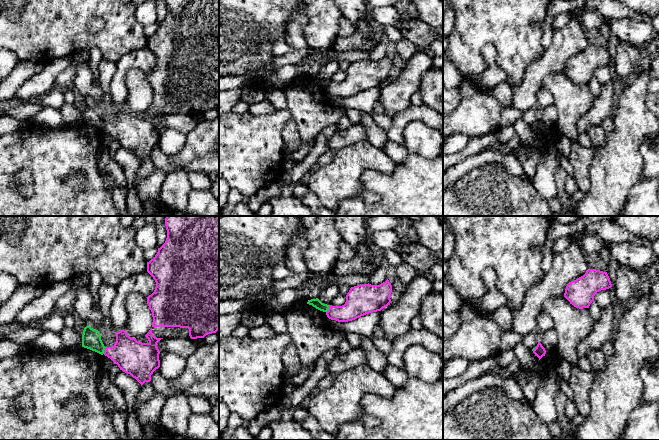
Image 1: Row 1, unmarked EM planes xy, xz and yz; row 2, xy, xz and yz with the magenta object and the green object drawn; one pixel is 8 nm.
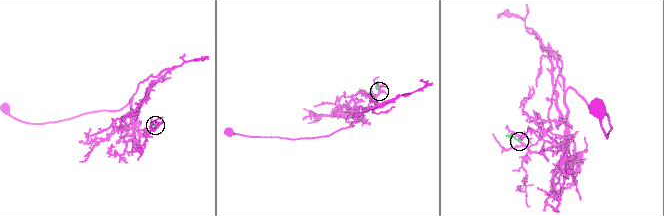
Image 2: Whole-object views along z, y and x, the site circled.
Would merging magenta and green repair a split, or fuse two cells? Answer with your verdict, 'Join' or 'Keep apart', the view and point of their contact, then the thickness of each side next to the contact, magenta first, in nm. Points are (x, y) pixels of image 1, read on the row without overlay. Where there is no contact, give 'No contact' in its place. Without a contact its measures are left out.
Keep apart. Touches magenta at xz (328, 85). Thickness 220 nm (magenta) against 70 nm

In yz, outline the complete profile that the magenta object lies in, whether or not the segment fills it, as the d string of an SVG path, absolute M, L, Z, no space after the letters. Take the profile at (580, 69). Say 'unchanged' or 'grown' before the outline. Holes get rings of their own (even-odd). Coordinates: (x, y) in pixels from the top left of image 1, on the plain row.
unchanged; M588 45L583 52L567 60L564 73L576 84L589 84L597 68L611 63L607 48Z

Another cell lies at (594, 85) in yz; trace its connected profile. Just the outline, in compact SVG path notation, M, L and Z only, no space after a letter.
M595 76L590 80L588 85L594 98L596 98L600 93L602 85Z

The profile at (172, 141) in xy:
M160 128L160 148L166 155L179 153L185 145L186 135L172 128Z

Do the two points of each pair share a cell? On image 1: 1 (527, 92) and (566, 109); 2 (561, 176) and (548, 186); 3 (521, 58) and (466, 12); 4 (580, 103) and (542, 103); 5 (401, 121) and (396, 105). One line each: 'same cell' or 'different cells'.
1: different cells
2: different cells
3: same cell
4: different cells
5: different cells

